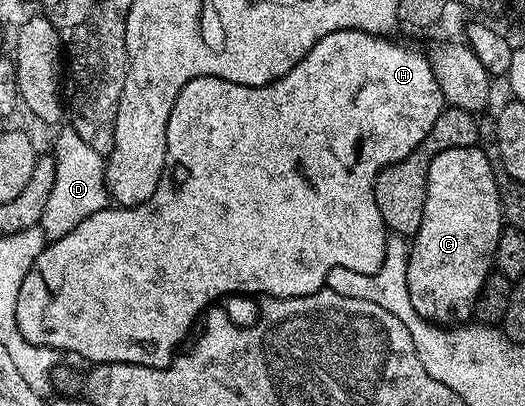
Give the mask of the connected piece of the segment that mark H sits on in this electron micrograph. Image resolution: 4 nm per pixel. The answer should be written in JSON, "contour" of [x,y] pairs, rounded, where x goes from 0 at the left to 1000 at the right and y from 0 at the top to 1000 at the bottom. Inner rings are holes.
{"contour":[[[695,76],[629,81],[629,91],[613,91],[613,101],[606,101],[606,111],[598,111],[598,121],[590,121],[590,131],[583,131],[583,140],[575,140],[575,150],[568,150],[568,160],[560,160],[560,170],[552,170],[552,180],[545,180],[533,195],[524,195],[522,202],[509,204],[497,214],[453,209],[446,200],[425,195],[423,190],[370,190],[370,200],[362,200],[345,219],[339,229],[339,249],[331,249],[331,268],[324,268],[324,298],[316,318],[316,397],[309,416],[309,436],[301,446],[301,466],[293,466],[293,485],[286,485],[286,495],[278,495],[261,510],[208,505],[196,520],[164,534],[164,544],[141,554],[141,564],[133,564],[133,574],[126,574],[126,584],[97,591],[72,623],[70,638],[65,640],[63,653],[42,692],[42,702],[34,712],[30,788],[34,791],[34,810],[42,820],[42,830],[50,830],[50,840],[57,840],[57,850],[93,855],[93,860],[109,869],[131,865],[133,872],[147,874],[152,884],[162,884],[168,899],[181,899],[185,894],[246,894],[248,899],[278,899],[280,904],[318,904],[337,872],[339,857],[335,852],[356,830],[358,813],[366,805],[366,793],[373,783],[375,793],[383,783],[385,768],[390,761],[402,759],[413,741],[419,741],[425,727],[495,727],[493,732],[550,736],[552,732],[575,732],[577,727],[619,714],[629,663],[638,658],[674,663],[674,672],[690,672],[691,677],[716,677],[724,670],[731,660],[731,635],[735,633],[743,579],[728,544],[728,525],[720,525],[720,495],[712,495],[716,429],[720,429],[726,411],[741,411],[745,401],[756,401],[766,387],[779,382],[811,337],[811,328],[819,328],[827,298],[834,298],[834,288],[850,261],[842,219],[827,190],[821,143],[810,128],[806,135],[792,116],[768,116],[766,108],[752,106],[750,99],[752,94],[747,91],[707,86]]]}

